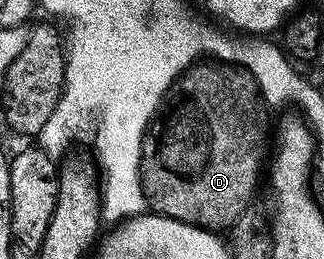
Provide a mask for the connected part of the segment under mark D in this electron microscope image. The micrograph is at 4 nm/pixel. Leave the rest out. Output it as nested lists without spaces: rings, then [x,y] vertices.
[[[206,62],[195,63],[175,80],[169,92],[166,93],[161,108],[158,109],[154,119],[151,120],[146,135],[142,137],[142,191],[146,194],[147,205],[157,215],[167,216],[197,228],[207,228],[210,232],[221,233],[223,230],[229,230],[237,219],[244,214],[245,208],[256,200],[254,191],[258,188],[258,175],[262,172],[262,159],[266,156],[266,135],[270,132],[270,120],[266,117],[266,112],[268,113],[266,100],[262,97],[262,91],[256,82],[256,78],[252,78],[250,72],[237,66],[221,68],[218,64],[202,63]]]

